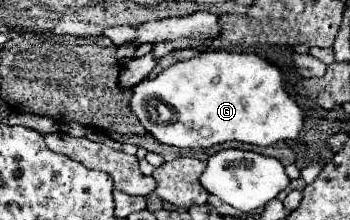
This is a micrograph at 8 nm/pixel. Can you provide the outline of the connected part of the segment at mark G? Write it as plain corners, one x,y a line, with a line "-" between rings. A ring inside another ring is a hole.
202,52
190,60
182,60
162,70
156,78
142,80
132,88
130,110
146,128
146,132
168,146
206,150
224,142
244,142
254,146
272,146
282,140
296,138
302,124
302,108
286,94
282,72
256,54
234,52

